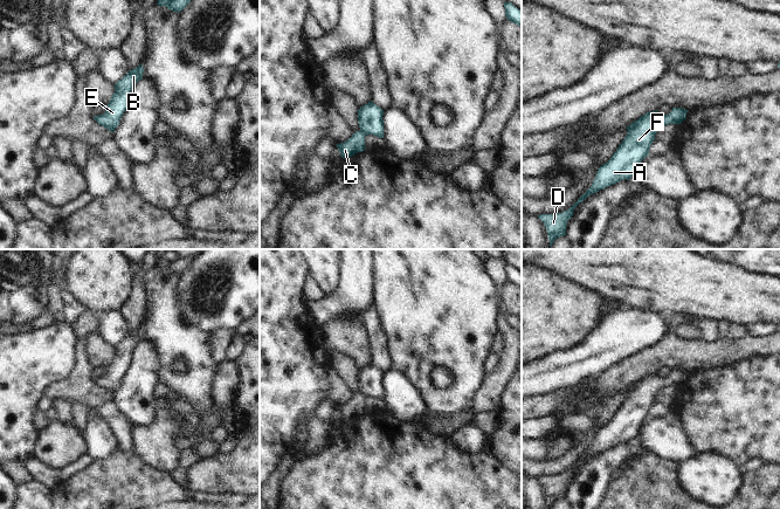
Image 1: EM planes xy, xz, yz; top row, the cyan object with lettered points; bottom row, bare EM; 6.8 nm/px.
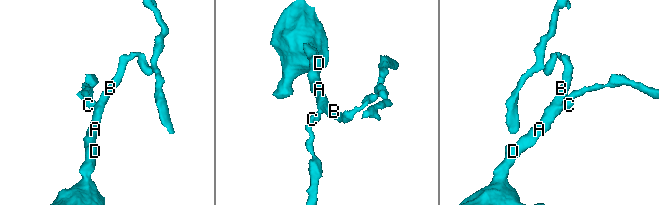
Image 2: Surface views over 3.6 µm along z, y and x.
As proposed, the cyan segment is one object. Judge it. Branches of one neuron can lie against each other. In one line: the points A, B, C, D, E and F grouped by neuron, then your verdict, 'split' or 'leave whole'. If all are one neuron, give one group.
A B C D E F | leave whole

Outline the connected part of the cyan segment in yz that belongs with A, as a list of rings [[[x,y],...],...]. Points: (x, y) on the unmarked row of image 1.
[[[672,370],[668,377],[662,377],[657,372],[650,373],[627,388],[627,398],[612,420],[598,431],[595,441],[586,455],[562,475],[538,477],[547,493],[550,509],[555,501],[566,497],[567,483],[573,479],[574,470],[587,459],[640,435],[641,424],[649,417],[656,394],[668,386],[681,386],[688,373],[682,370]]]

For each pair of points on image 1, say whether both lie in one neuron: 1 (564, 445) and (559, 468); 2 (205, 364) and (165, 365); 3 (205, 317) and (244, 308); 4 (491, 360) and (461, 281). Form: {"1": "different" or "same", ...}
{"1": "different", "2": "same", "3": "same", "4": "different"}

